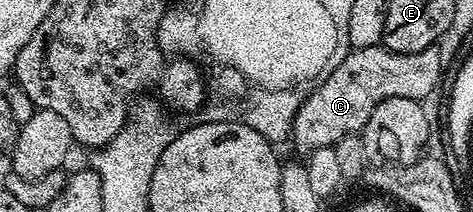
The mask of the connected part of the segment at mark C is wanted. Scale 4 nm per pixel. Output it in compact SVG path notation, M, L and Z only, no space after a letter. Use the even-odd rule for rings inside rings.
M443 39L417 53L393 53L382 45L348 50L345 61L299 104L299 111L291 122L290 142L295 142L296 149L304 153L334 147L341 137L362 132L381 101L389 97L426 100L426 95L433 94L435 86L442 81L447 66L456 62L455 52L456 45Z

